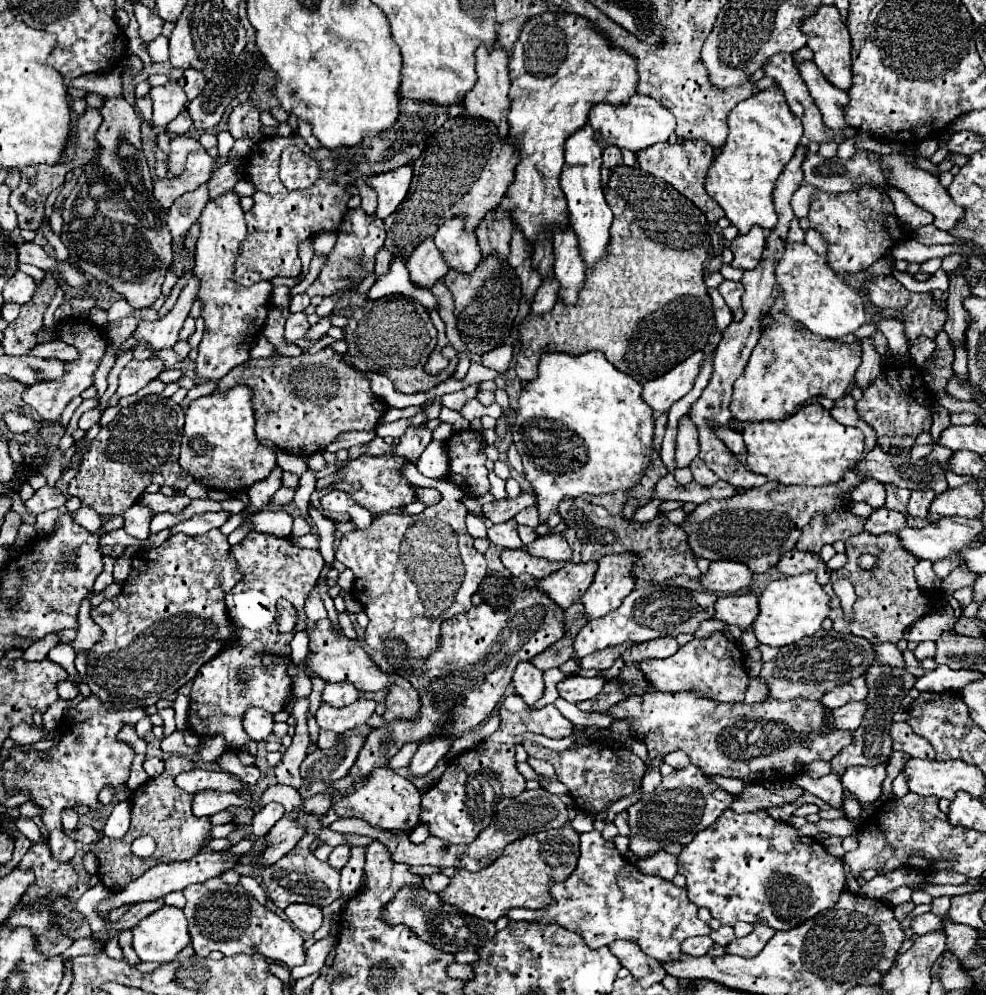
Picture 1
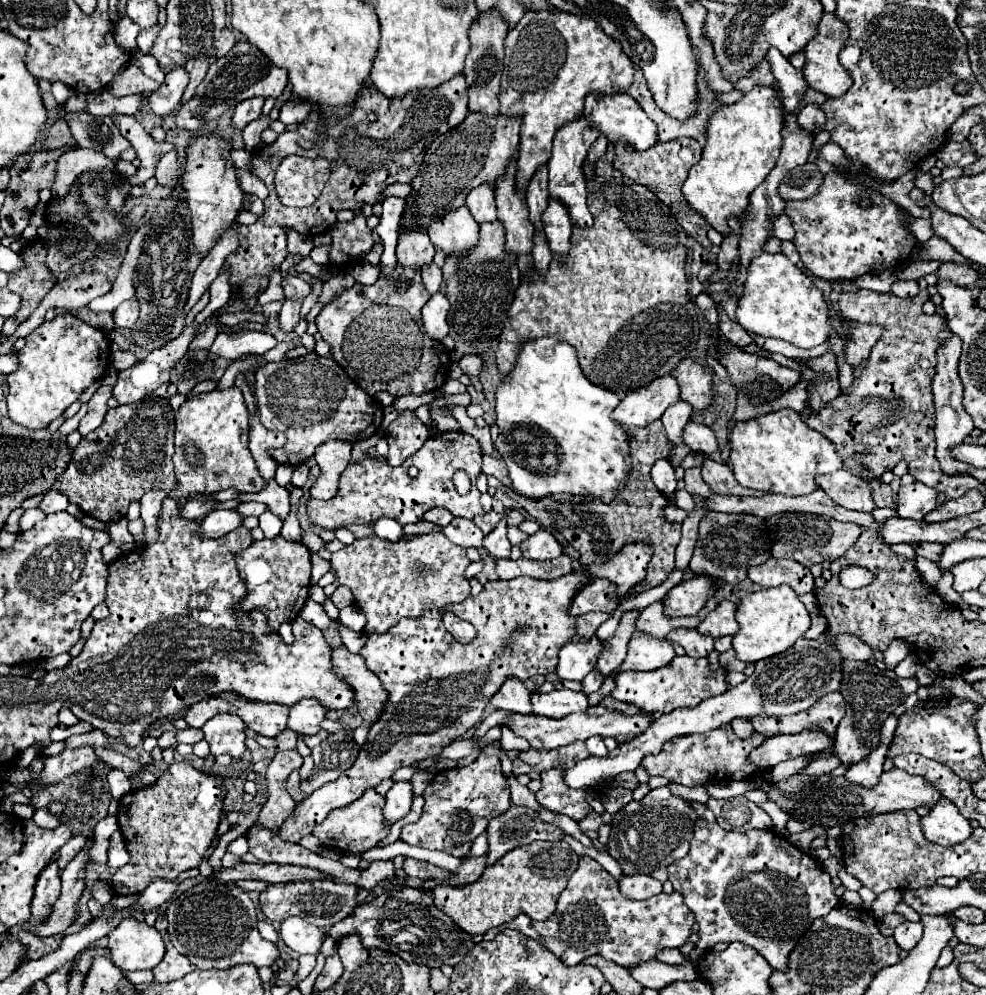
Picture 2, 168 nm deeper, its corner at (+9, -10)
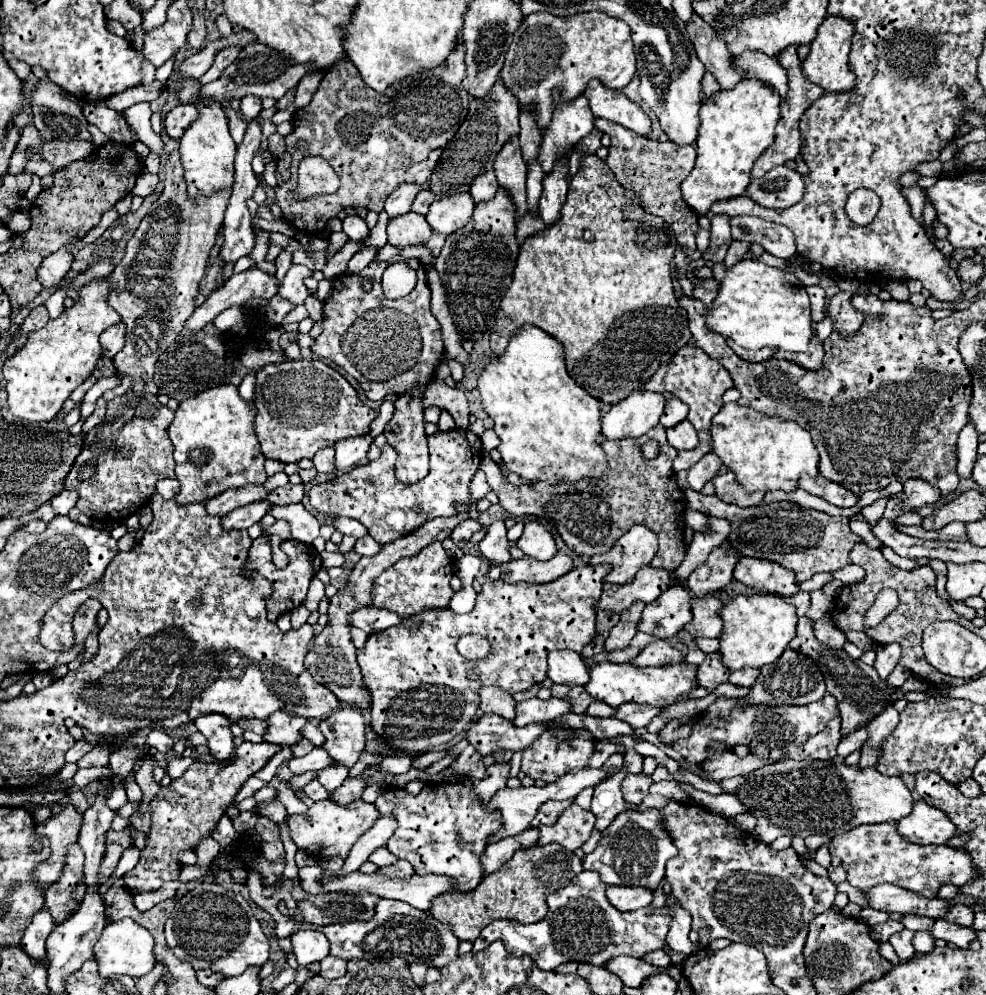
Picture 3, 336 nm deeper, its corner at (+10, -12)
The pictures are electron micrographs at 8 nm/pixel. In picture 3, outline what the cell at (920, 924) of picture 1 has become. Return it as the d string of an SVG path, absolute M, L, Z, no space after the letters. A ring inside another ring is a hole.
M904 928L902 932L892 934L892 936L890 936L890 940L888 940L888 942L894 946L896 954L898 954L902 960L908 960L908 958L912 958L912 956L916 954L914 944L912 944L914 934L916 934L916 932L912 932L912 930L906 930L906 928Z

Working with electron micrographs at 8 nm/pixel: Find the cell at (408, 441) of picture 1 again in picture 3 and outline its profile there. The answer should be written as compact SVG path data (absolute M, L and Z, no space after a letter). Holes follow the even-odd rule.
M410 390L400 400L394 402L394 416L384 428L384 436L388 444L398 452L396 460L396 478L404 484L412 484L422 480L428 474L428 446L426 446L426 432L424 432L424 418L422 418L422 404L420 398L424 390Z

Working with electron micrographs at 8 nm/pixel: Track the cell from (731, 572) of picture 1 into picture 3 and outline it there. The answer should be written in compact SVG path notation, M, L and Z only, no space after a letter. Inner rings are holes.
M674 584L644 608L638 630L668 638L678 634L692 620L692 594L686 586Z

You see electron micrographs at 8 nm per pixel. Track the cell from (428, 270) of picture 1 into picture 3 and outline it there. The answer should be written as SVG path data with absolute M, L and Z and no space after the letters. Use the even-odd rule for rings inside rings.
M408 212L388 222L388 244L394 248L424 246L432 234L426 218L416 212Z

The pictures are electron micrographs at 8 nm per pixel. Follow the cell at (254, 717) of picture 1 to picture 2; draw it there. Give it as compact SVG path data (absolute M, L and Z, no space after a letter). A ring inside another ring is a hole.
M217 714L205 722L205 740L211 746L211 754L229 754L231 758L241 758L245 752L245 724L239 716Z

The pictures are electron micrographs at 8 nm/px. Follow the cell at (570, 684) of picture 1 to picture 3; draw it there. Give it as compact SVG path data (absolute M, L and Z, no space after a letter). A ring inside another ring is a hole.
M530 698L530 700L516 704L514 724L526 726L532 722L552 722L552 720L558 720L560 716L568 714L570 710L572 710L572 704L562 698L548 698L548 700Z

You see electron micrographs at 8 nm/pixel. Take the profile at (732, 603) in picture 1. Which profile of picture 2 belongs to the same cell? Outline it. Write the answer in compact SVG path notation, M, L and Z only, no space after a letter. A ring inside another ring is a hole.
M719 602L713 612L707 614L707 618L697 626L699 634L707 634L713 638L721 636L733 636L737 632L737 620L735 620L735 604L733 602Z

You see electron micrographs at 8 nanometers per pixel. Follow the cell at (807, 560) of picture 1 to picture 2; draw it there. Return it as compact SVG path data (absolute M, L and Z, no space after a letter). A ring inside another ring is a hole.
M769 558L767 562L763 562L759 566L751 566L747 570L747 578L763 588L787 584L797 594L813 592L813 576L811 576L809 568L805 568L793 560Z

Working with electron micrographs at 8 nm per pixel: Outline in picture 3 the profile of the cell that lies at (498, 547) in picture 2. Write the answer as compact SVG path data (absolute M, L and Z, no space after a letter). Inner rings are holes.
M496 520L492 526L488 526L486 536L478 544L478 548L480 548L482 556L486 556L492 564L504 564L510 560L506 526L502 520Z

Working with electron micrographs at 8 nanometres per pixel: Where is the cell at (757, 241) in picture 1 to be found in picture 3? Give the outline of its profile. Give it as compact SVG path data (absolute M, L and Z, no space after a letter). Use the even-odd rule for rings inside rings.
M714 216L712 228L710 228L710 248L704 252L704 258L708 262L724 262L726 250L732 242L730 234L730 220L724 220L728 216Z

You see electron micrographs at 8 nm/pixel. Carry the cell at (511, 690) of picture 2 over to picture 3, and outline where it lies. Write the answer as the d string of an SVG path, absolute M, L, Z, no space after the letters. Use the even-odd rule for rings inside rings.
M488 686L482 688L478 694L480 694L480 710L484 714L498 714L508 720L516 718L516 700L508 690Z

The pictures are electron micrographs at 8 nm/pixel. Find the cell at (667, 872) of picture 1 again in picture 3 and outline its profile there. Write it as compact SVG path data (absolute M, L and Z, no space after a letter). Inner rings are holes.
M608 888L606 896L618 910L638 910L652 904L652 892L648 888Z

